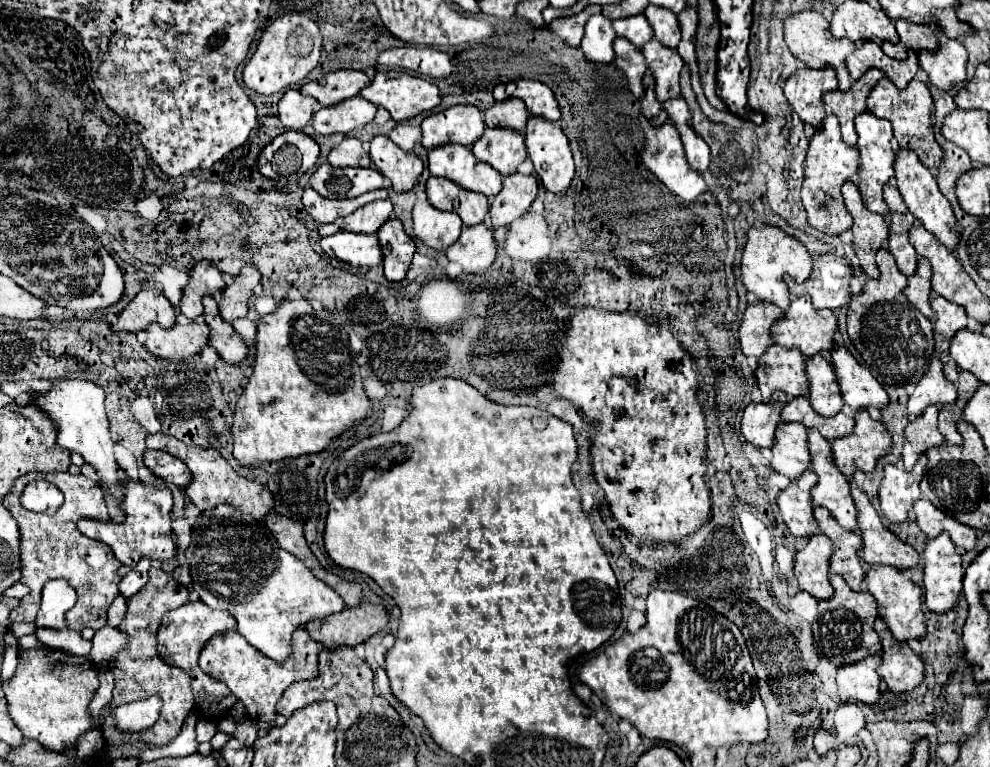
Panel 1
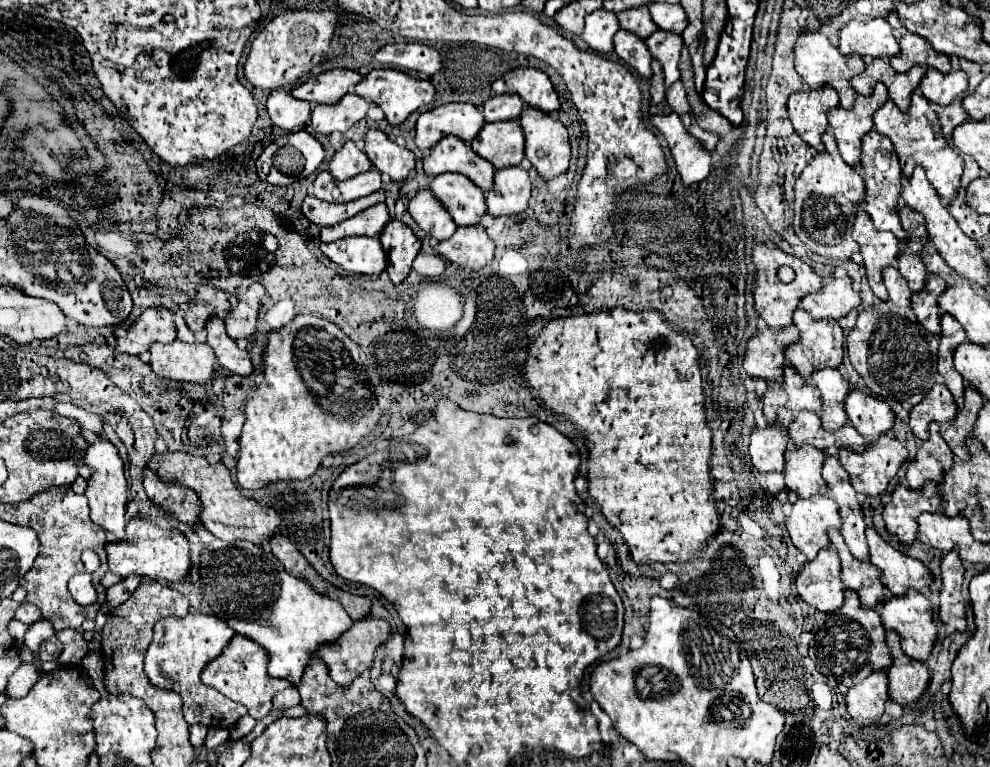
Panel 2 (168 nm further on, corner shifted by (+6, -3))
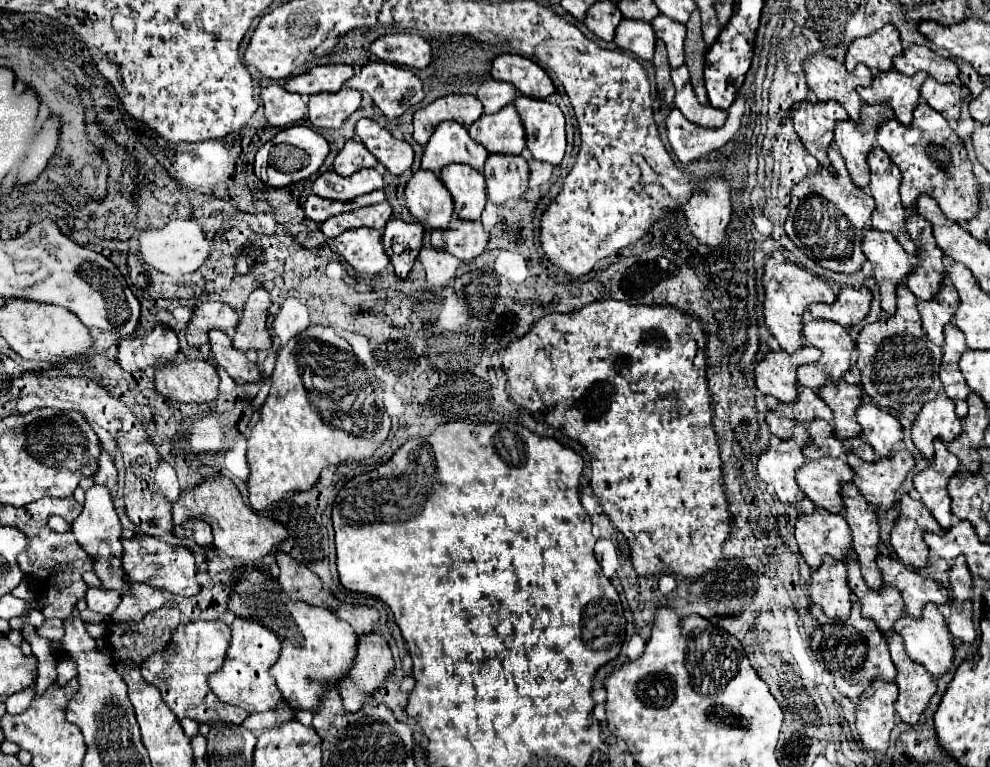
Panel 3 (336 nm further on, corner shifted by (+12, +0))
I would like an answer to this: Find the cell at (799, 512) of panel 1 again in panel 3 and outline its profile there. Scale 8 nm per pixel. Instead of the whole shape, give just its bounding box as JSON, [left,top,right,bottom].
[796,508,852,570]

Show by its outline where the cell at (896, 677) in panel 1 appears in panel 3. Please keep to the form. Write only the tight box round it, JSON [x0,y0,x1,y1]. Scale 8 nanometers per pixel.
[888,632,936,726]

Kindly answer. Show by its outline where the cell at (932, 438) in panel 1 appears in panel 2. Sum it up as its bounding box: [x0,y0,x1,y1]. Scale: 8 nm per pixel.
[906,423,952,489]

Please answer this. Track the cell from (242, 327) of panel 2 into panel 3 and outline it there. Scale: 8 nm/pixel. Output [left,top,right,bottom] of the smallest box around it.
[232,288,272,350]

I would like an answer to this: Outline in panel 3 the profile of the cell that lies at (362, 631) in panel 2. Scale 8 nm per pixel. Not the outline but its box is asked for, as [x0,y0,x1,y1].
[338,634,394,712]

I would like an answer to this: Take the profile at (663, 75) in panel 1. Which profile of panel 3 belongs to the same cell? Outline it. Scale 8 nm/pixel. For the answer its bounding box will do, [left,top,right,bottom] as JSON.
[652,16,686,68]

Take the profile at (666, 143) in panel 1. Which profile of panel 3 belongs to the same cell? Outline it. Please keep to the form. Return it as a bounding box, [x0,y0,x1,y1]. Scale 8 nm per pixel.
[666,90,746,164]

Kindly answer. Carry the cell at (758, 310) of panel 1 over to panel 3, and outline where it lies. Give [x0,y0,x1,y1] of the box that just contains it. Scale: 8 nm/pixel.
[756,346,822,402]

